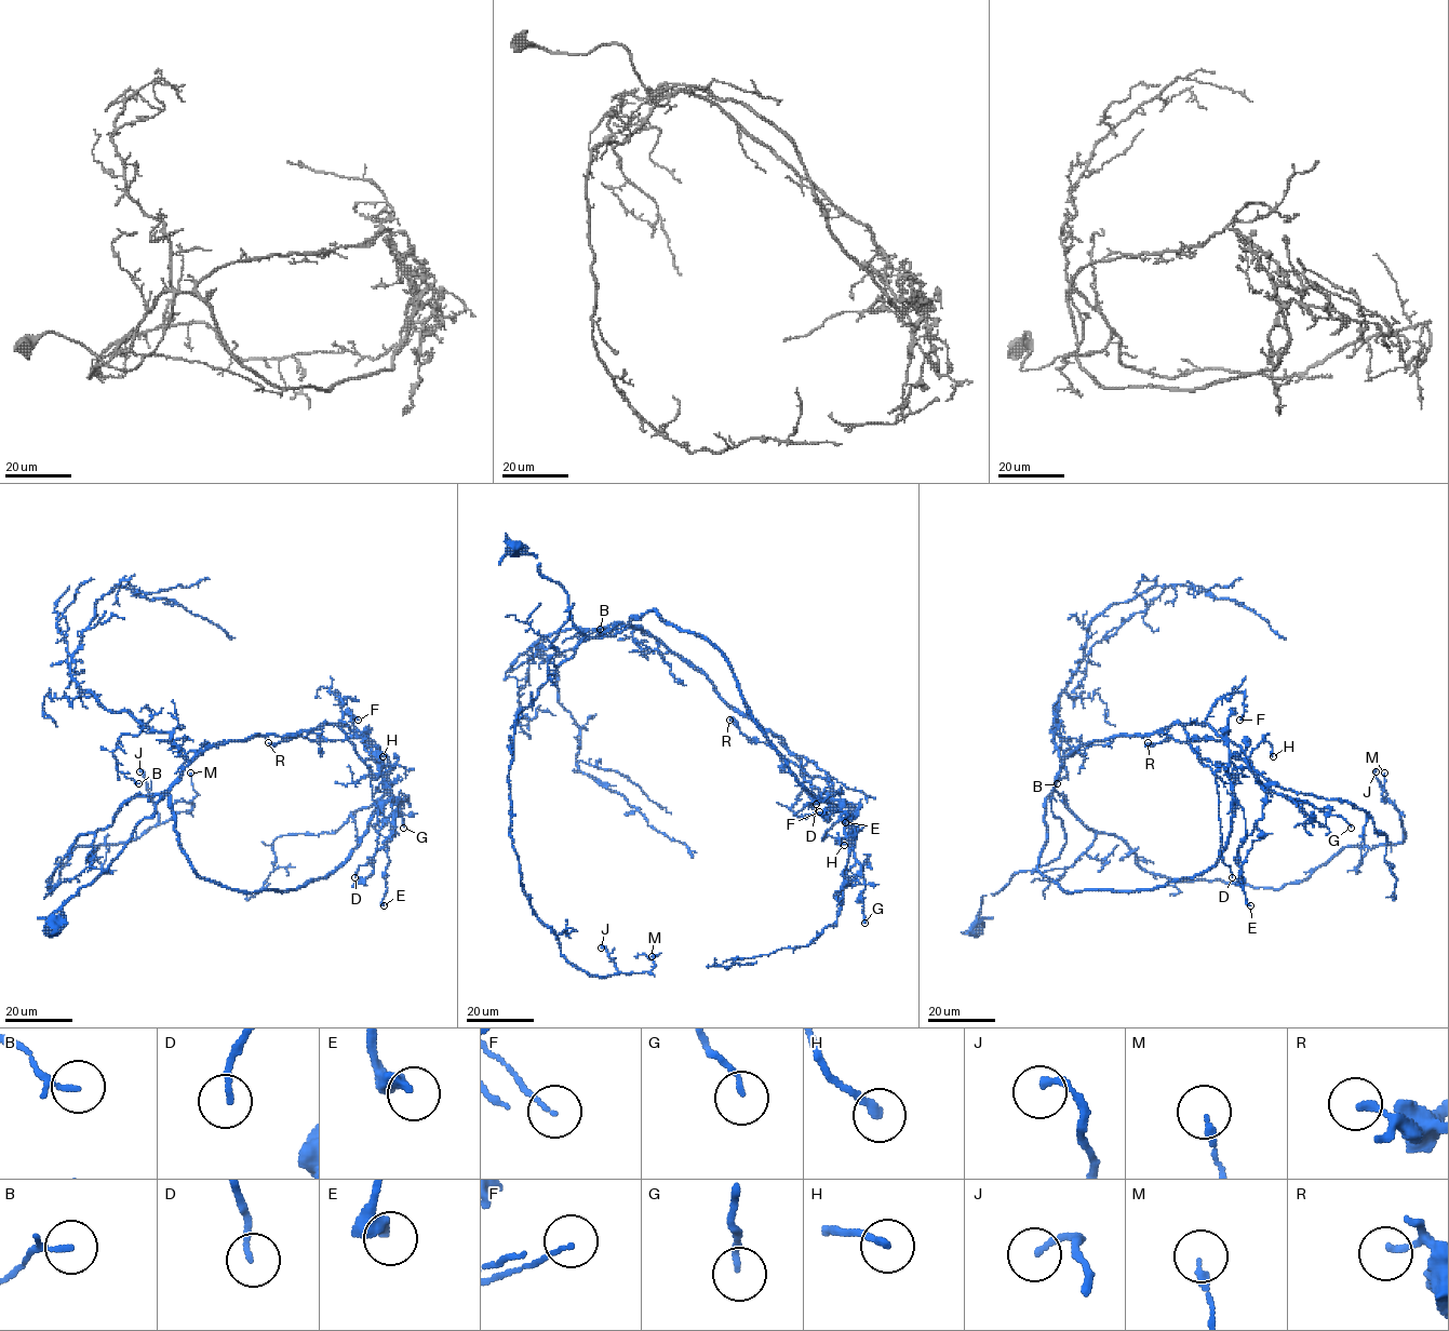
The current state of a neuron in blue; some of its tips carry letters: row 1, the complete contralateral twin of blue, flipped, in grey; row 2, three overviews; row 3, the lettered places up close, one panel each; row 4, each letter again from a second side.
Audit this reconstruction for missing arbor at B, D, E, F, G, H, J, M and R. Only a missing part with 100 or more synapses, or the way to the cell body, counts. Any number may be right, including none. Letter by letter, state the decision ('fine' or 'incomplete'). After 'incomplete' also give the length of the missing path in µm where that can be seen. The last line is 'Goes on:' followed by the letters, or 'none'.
B: fine
D: fine
E: fine
F: fine
G: fine
H: fine
J: fine
M: fine
R: fine
Goes on: none

